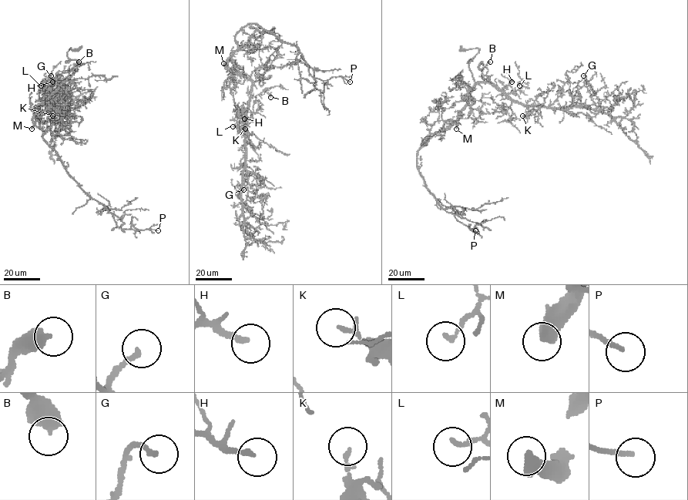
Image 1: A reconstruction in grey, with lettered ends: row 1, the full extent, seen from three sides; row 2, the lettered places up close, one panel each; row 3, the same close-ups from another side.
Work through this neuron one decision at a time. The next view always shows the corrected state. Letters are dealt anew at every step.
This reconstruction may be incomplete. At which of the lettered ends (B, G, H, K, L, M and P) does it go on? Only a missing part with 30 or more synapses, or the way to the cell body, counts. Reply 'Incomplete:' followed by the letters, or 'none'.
Incomplete: H, M, P

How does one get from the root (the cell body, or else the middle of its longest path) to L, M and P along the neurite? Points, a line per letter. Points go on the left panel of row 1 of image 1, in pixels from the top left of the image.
L: (41, 105), (60, 84), (58, 83), (55, 92), (52, 94), (45, 88), (47, 84), (41, 85)
M: (41, 105), (33, 117), (31, 129)
P: (41, 105), (35, 114), (35, 124), (45, 132), (42, 139), (66, 172), (105, 206), (119, 228), (158, 230)

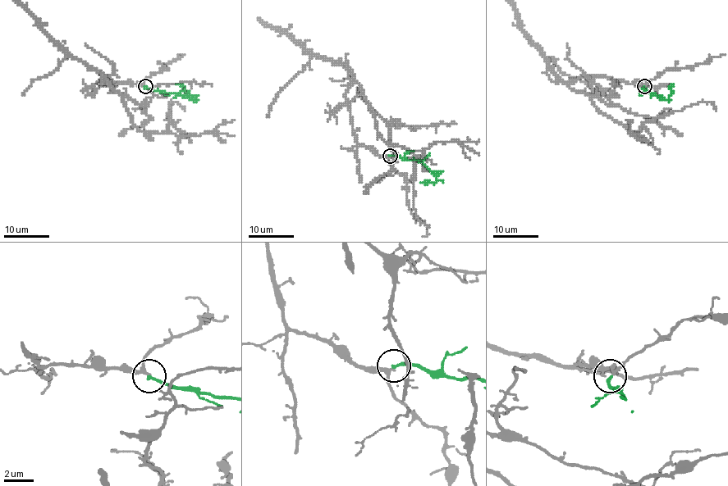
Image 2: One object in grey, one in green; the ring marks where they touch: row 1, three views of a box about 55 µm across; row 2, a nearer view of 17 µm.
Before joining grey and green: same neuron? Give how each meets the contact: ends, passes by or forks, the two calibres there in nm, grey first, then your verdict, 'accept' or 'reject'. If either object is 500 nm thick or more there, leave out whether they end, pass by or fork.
grey passes by; green ends; calibres 180 and 190 nm; accept

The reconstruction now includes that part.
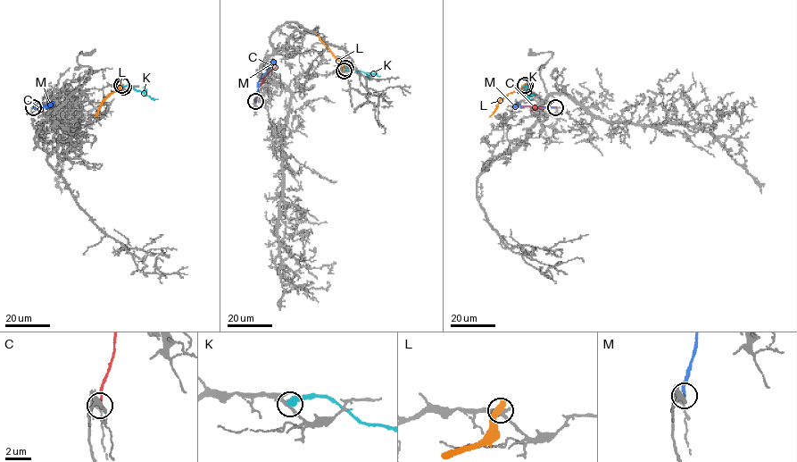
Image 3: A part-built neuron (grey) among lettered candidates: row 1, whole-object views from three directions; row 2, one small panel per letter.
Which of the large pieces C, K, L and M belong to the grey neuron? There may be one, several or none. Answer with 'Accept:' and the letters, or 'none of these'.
Accept: none of these

